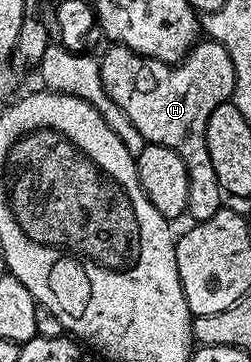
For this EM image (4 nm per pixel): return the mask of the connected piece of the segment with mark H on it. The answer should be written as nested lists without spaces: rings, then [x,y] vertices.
[[[210,39],[200,40],[187,53],[186,57],[178,65],[167,65],[163,61],[155,61],[151,57],[143,57],[140,53],[134,53],[123,45],[112,44],[107,54],[102,54],[99,66],[101,67],[101,83],[105,85],[105,91],[125,115],[129,115],[129,123],[141,131],[148,143],[152,145],[164,145],[177,155],[185,163],[189,171],[189,203],[187,213],[192,222],[213,219],[213,215],[224,204],[225,194],[217,183],[217,171],[213,171],[213,159],[209,159],[209,147],[207,146],[207,124],[209,115],[217,111],[217,107],[228,104],[235,96],[235,68],[229,51],[221,43]]]

